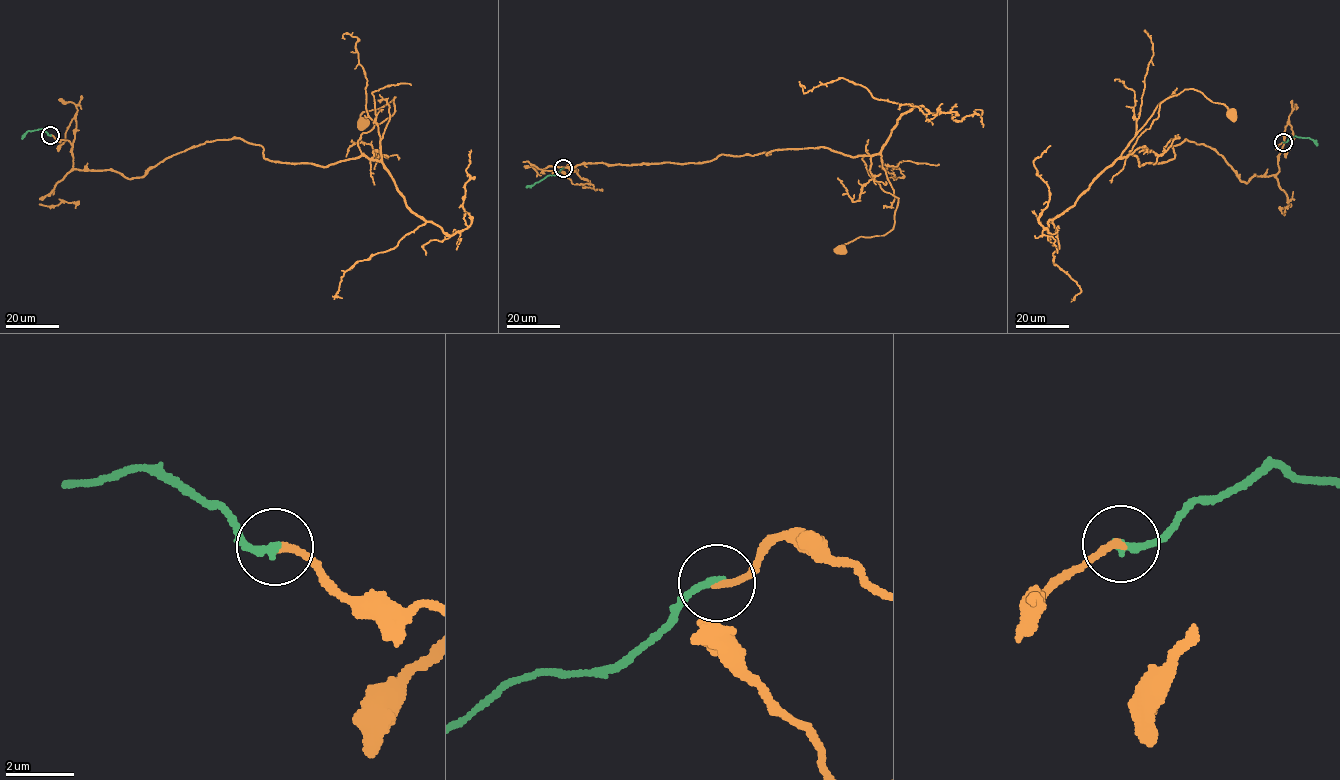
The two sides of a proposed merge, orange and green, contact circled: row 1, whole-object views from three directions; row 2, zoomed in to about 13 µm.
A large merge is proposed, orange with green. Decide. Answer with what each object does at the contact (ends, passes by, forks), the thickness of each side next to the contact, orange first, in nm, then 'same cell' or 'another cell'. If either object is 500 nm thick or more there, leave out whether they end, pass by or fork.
orange ends | green ends | 200/240 nm | same cell

